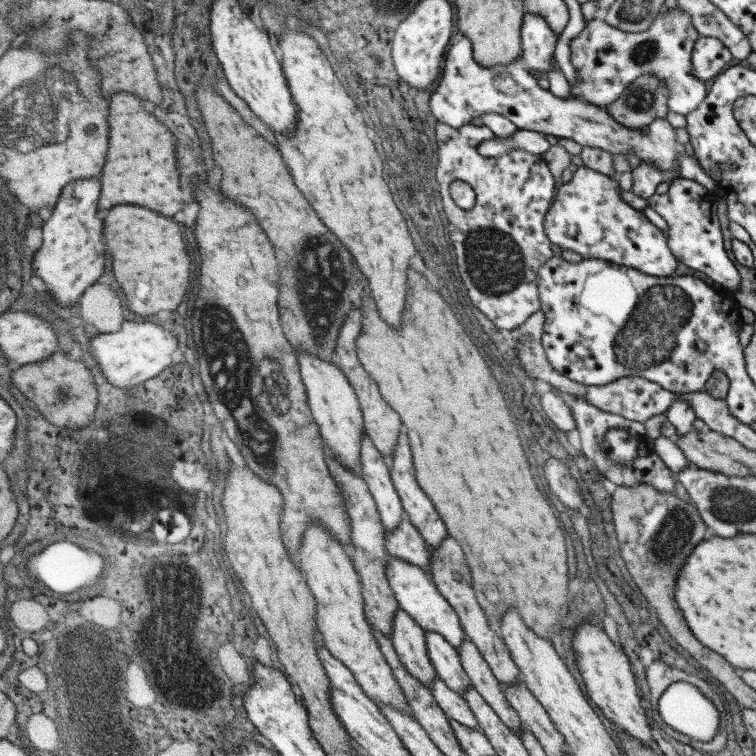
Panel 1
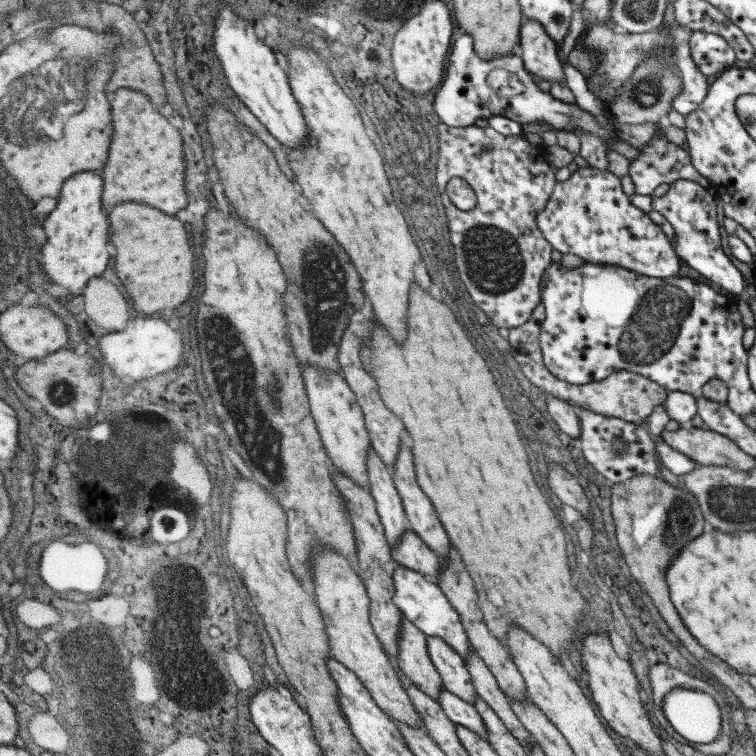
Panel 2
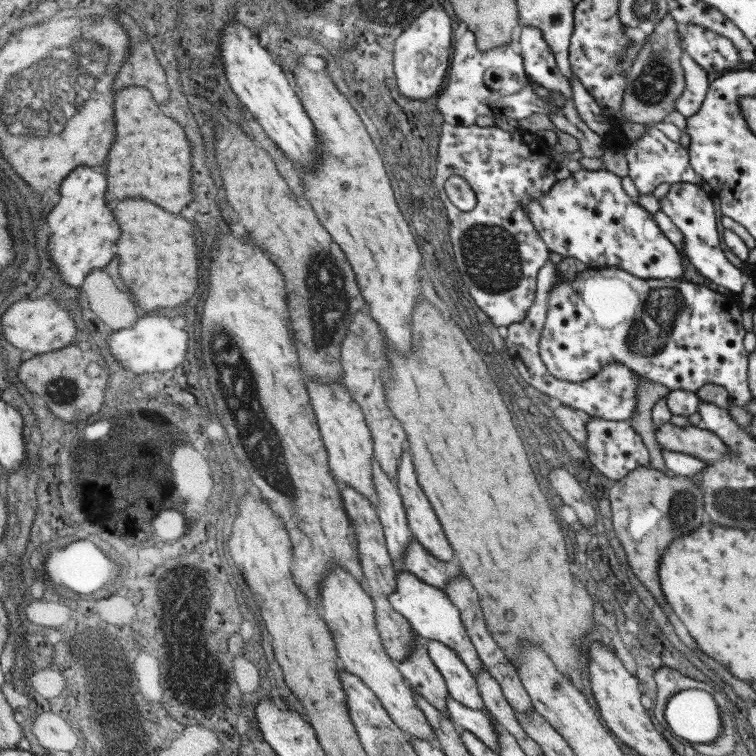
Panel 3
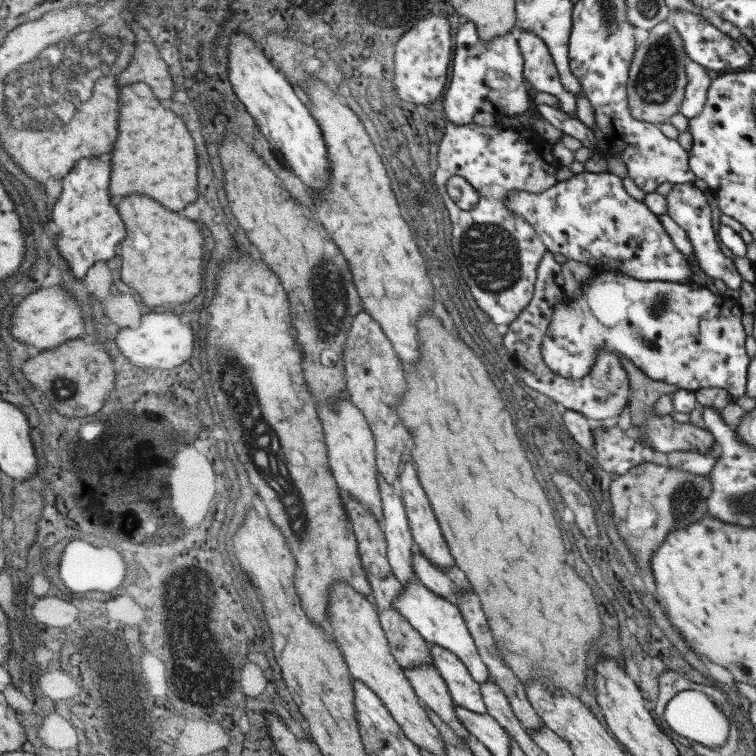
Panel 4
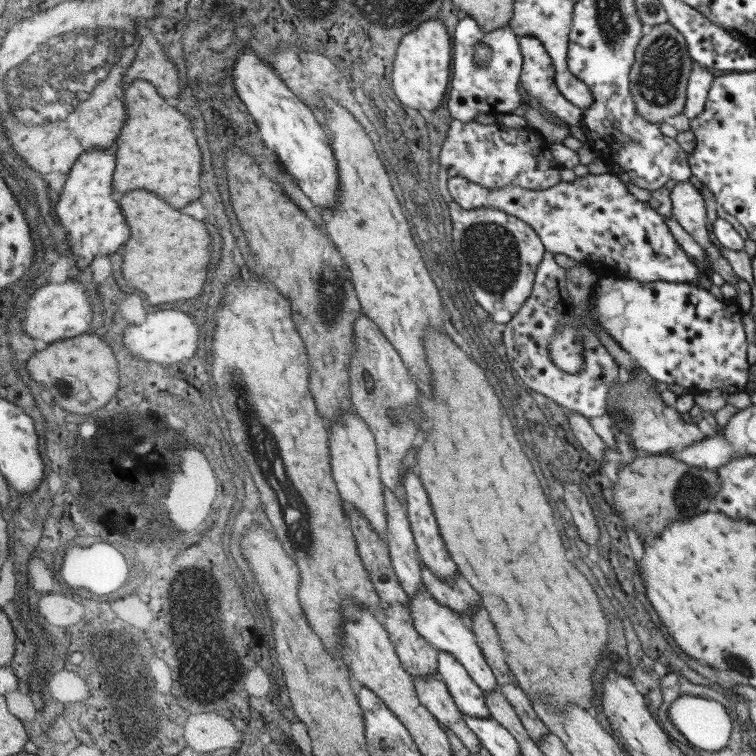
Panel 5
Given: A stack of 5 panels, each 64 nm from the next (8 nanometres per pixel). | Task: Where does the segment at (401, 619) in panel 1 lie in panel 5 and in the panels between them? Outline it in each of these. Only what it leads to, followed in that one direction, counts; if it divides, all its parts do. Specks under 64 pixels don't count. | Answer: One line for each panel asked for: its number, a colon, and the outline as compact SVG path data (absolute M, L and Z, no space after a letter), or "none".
2: M401 616L401 632L397 646L399 650L395 658L403 674L411 678L411 682L419 690L427 692L437 702L443 682L427 654L427 636L421 630L417 630L405 616Z
3: M415 632L415 648L403 662L395 662L395 664L399 672L403 672L403 678L409 684L409 688L413 692L419 692L423 698L427 698L427 702L431 702L437 710L441 710L449 718L445 708L445 700L449 692L447 692L443 676L435 668L433 660L427 656L425 638L417 636Z
4: M429 664L429 666L413 666L413 668L403 668L403 670L405 670L405 676L411 682L419 702L423 704L423 708L433 710L443 722L447 722L447 726L451 730L455 730L455 736L467 738L467 730L463 728L463 724L459 722L459 718L453 712L455 710L453 698L447 690L445 680L437 672L437 668L433 664Z
5: M437 676L431 678L413 678L415 688L417 688L417 696L419 702L427 708L427 712L431 712L435 716L435 720L449 732L453 732L471 754L479 754L479 746L481 742L477 740L477 736L469 730L469 726L465 726L459 708L455 706L447 686L443 684L443 680L439 680Z

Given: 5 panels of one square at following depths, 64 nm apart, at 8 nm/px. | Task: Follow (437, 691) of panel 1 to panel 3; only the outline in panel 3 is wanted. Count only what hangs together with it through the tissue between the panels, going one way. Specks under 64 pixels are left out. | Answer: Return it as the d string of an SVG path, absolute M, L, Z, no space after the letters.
M447 696L445 708L447 708L447 714L449 714L449 718L451 718L453 724L459 724L461 730L473 734L485 746L489 746L493 752L499 754L497 734L493 732L493 724L491 724L491 718L489 716L485 716L481 710L473 710L473 708L463 706L453 696Z

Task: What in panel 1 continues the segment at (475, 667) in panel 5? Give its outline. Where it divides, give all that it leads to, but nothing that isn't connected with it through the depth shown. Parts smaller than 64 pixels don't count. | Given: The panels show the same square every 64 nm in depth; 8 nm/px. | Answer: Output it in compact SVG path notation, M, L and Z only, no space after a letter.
M389 556L391 562L387 564L387 578L391 580L391 588L395 592L397 604L399 608L403 608L407 614L411 614L411 618L425 630L425 632L437 632L443 634L443 638L459 650L461 642L465 640L465 632L459 624L459 616L455 614L455 610L449 606L449 602L437 592L435 584L429 580L429 574L419 570L415 564L407 564L395 556Z

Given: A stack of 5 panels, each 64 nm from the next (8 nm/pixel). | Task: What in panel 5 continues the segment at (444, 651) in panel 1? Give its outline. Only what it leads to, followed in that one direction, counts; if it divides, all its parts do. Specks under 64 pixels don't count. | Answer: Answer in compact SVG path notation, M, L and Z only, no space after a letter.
M437 650L437 678L443 680L461 714L489 718L485 692L471 680L467 670L459 664L457 658L453 658L453 654Z

